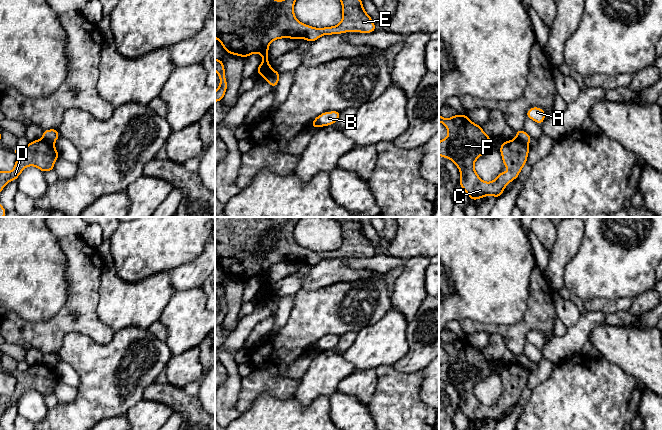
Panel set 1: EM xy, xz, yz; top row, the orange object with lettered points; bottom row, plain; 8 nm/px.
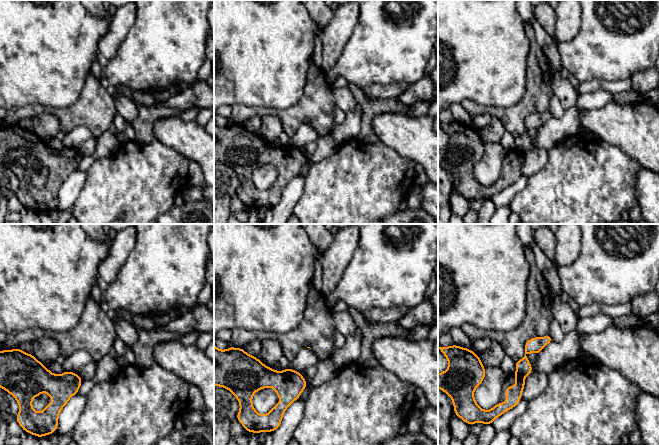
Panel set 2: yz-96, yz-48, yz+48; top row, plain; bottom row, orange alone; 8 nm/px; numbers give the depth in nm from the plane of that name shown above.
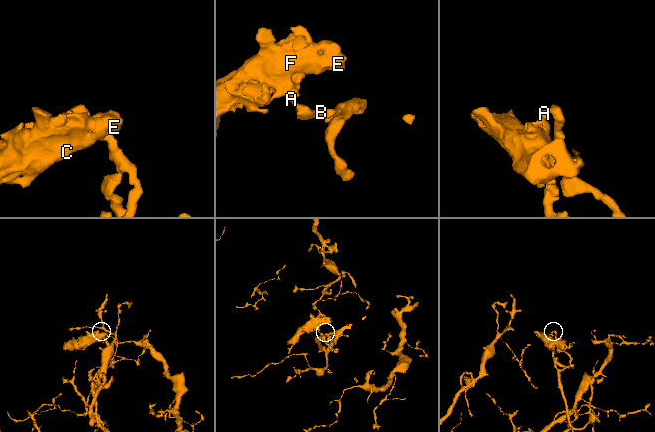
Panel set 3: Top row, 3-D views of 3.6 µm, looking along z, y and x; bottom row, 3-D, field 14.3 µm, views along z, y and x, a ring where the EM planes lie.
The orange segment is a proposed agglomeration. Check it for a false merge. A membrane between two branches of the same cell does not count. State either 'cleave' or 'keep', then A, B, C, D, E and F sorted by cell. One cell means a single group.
cleave; groups A B / C D E F

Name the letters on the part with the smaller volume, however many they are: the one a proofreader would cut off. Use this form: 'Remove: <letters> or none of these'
Remove: C, D, E, F

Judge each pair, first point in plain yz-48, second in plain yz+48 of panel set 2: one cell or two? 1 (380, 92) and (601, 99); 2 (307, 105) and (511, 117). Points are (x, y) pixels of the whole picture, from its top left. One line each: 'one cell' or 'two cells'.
1: two cells
2: one cell

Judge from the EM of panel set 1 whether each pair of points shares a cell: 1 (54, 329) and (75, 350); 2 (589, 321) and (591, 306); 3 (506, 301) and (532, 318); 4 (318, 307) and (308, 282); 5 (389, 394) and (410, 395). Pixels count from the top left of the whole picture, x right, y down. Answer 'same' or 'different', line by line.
1: different
2: different
3: different
4: different
5: same

